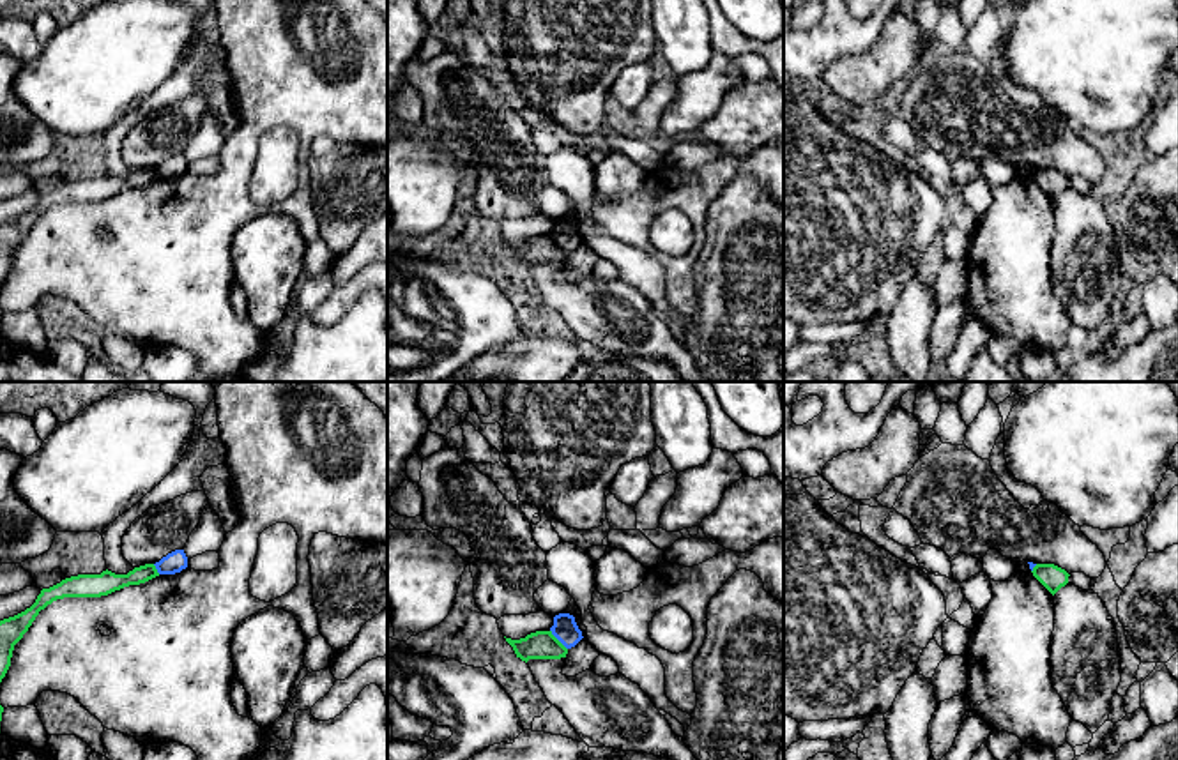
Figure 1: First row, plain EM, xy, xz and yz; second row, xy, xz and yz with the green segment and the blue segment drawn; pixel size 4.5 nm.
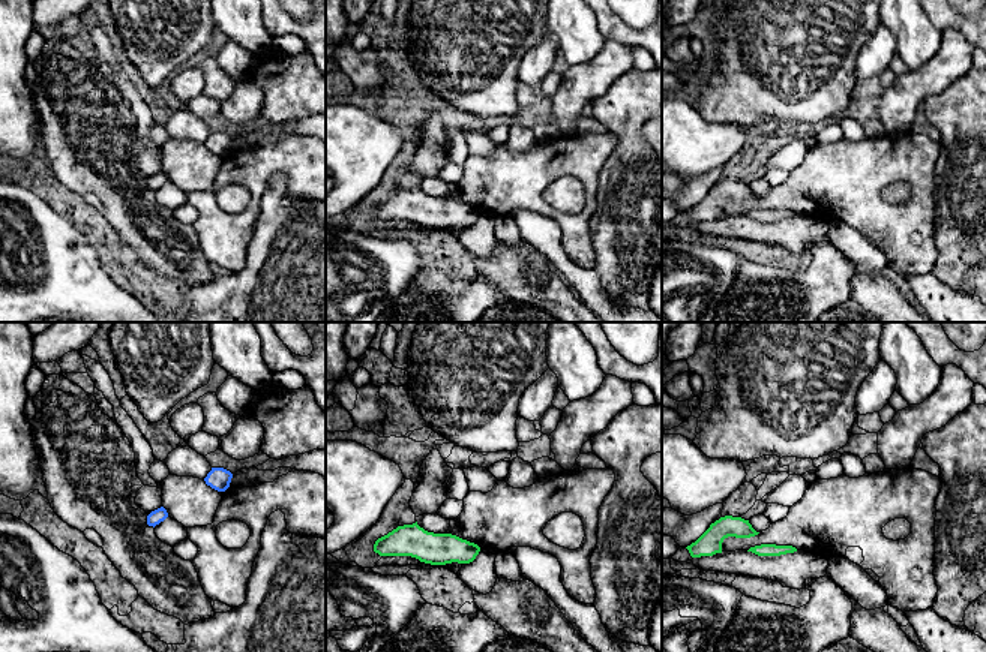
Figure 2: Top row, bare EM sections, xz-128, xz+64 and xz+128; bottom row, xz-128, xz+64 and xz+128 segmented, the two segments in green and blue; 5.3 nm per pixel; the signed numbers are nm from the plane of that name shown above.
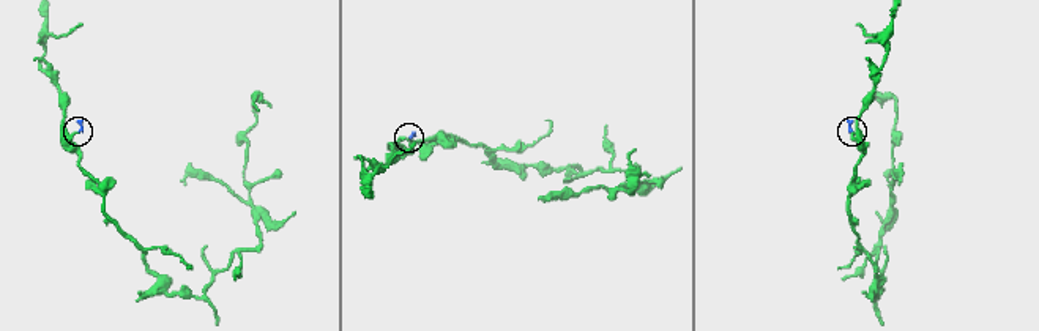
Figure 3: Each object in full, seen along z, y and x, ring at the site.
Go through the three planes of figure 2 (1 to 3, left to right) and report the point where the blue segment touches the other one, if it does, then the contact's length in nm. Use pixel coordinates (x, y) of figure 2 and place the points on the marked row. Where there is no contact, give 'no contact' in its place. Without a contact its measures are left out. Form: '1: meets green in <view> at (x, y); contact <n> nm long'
1: no contact
2: no contact
3: no contact

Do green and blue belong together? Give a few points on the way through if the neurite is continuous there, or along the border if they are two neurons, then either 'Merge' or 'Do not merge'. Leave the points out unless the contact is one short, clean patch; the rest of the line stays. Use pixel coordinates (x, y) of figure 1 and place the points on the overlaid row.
Boundary: xz (550, 630), (566, 649). Do not merge

